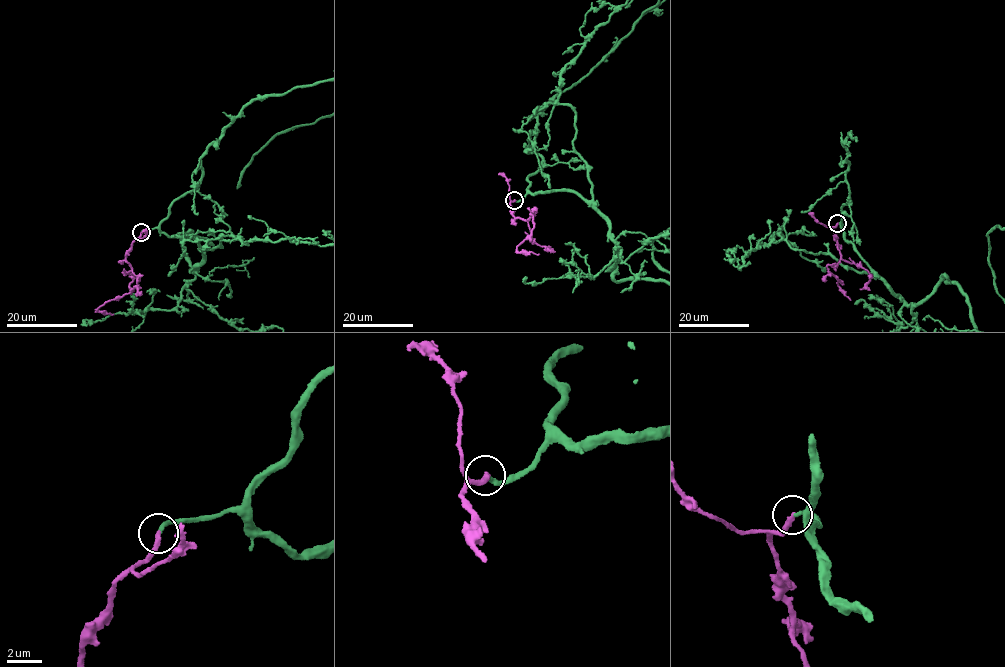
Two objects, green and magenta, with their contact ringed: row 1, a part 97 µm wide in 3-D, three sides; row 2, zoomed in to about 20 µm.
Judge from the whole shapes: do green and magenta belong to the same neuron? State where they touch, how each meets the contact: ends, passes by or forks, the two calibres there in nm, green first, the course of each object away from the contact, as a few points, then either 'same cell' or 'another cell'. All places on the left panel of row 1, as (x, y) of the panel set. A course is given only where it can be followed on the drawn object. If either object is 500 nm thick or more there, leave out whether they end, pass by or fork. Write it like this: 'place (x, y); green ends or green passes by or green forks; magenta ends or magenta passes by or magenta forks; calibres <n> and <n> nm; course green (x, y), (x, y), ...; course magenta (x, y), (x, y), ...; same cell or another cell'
place (141, 232); green ends; magenta ends; calibres 200 and 260 nm; course magenta (141, 232), (126, 256), (126, 261), (138, 277), (137, 284), (132, 291), (97, 309), (114, 314); same cell

